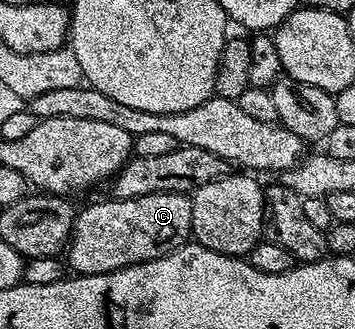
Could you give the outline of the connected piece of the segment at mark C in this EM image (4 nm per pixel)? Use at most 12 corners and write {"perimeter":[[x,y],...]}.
{"perimeter":[[186,193],[106,198],[76,213],[79,276],[133,268],[190,243]]}

